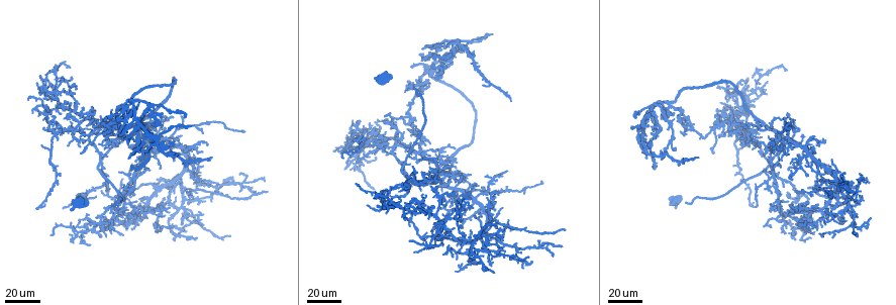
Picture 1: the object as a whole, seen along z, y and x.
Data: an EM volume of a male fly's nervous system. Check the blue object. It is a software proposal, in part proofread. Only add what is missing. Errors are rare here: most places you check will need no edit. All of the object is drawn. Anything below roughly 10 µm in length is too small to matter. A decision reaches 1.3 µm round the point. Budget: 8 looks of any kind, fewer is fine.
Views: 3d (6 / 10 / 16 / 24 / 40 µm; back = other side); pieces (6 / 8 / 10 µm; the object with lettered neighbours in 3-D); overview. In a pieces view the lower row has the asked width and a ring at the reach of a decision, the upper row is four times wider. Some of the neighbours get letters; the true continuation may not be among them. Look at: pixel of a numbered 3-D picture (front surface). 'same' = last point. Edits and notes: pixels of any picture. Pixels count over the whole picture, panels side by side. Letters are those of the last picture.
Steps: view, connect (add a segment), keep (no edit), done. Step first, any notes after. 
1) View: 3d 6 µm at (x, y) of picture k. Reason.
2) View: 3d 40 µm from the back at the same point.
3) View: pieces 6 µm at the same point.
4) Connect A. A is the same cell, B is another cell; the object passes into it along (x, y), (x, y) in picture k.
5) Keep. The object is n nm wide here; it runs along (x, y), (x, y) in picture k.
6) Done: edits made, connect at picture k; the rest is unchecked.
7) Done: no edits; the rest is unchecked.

View: 3d 24 µm at (433, 58) of picture 1. End of a long branch.

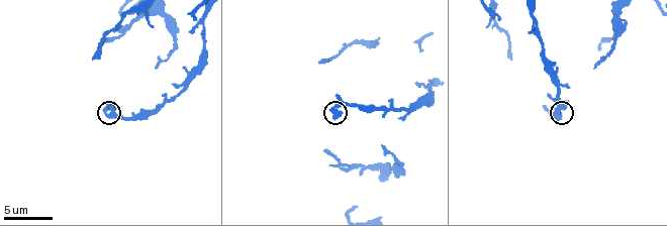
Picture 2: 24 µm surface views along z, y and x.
View: pieces 6 µm at (109, 103) of picture 2.

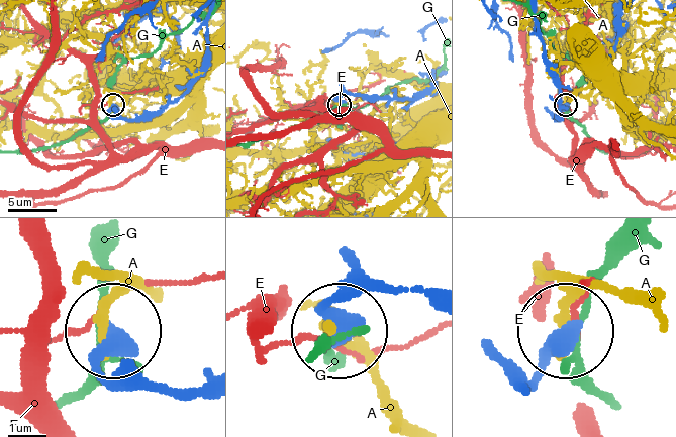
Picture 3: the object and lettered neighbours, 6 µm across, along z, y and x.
Keep. The object is 390 nm wide here; A, E and G are other cells; it runs along (432, 77), (410, 99), (346, 94), (336, 98), (339, 105) in picture 3; none of them fits.

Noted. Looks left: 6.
View: pieces 8 µm at (384, 146) of picture 2. Long arm stops here.

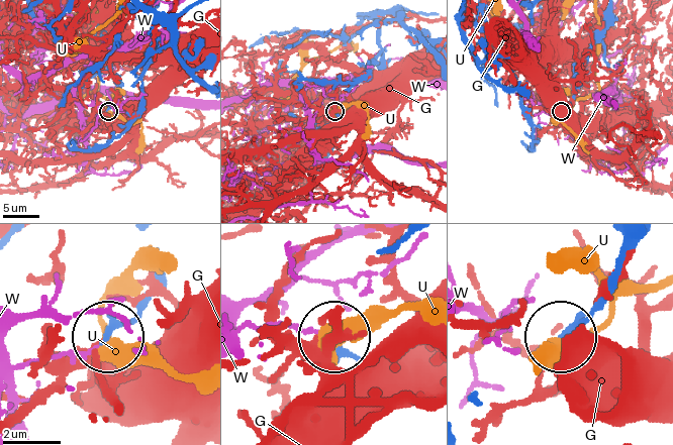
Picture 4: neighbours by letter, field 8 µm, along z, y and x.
Keep. The object is 200 nm wide here; G, U and W are other cells; no lettered segment goes on from it.

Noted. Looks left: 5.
View: 3d 6 µm at (512, 56) of picture 2. Long arm stops here.

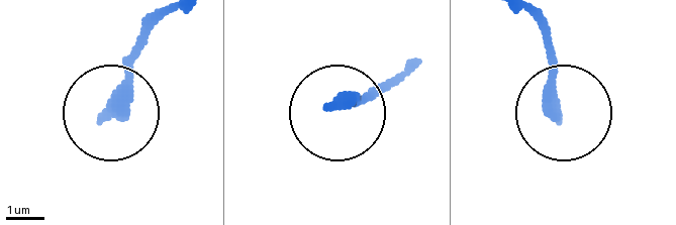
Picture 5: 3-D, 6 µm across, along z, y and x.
View: pieces 6 µm at (104, 120) of picture 5.

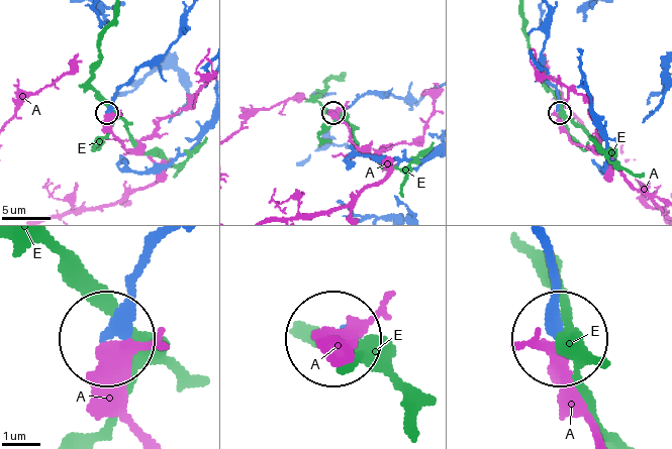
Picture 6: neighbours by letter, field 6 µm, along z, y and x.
Keep. A and E are other cells; it runs along (157, 249), (134, 307), (111, 332) in picture 6; none of them fits.

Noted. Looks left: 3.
View: pieces 6 µm at (600, 48) of picture 2. An open end.

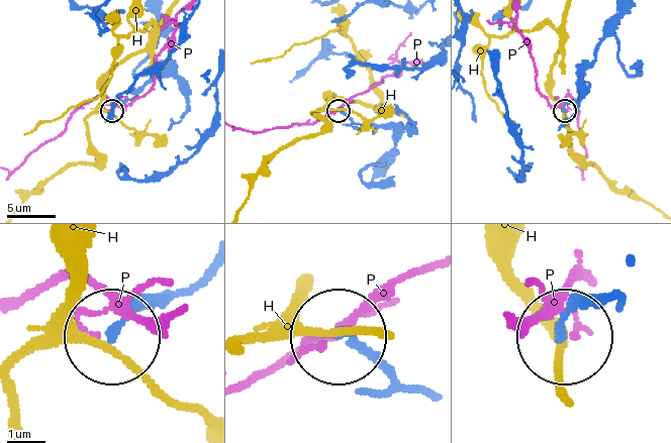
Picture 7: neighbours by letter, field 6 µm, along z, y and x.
Keep. H and P are other cells; it runs along (179, 290), (151, 300), (115, 332) in picture 7; no lettered segment goes on from it.

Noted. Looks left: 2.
Done: no edits; the rest is unchecked.

